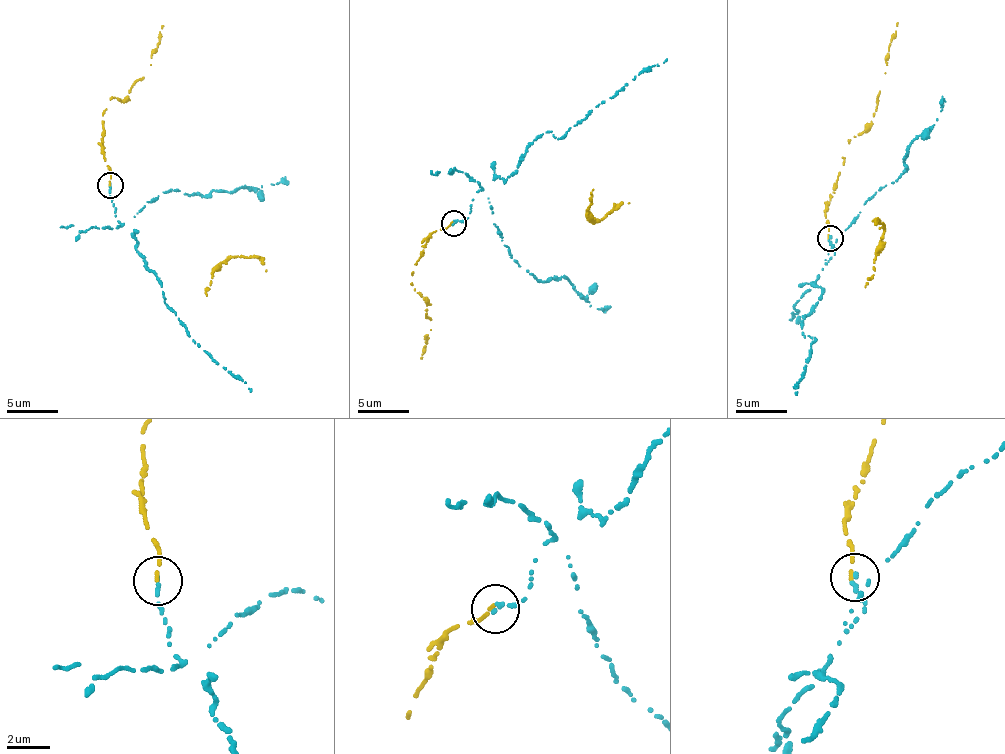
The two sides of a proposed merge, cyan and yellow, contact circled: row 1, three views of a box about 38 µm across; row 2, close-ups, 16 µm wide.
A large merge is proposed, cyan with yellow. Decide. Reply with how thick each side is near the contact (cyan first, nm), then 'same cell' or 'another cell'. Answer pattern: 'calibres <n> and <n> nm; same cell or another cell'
calibres 200 and 140 nm; another cell

